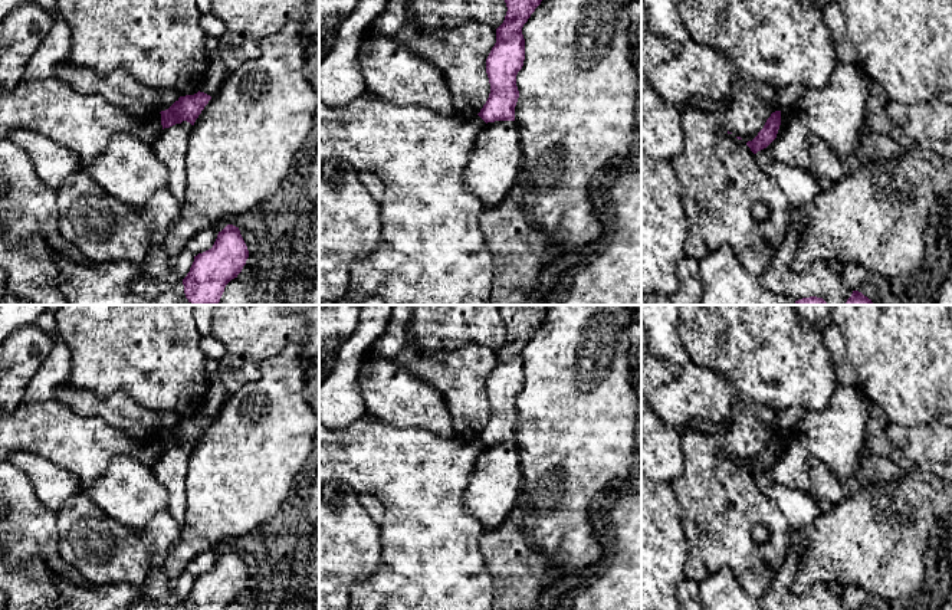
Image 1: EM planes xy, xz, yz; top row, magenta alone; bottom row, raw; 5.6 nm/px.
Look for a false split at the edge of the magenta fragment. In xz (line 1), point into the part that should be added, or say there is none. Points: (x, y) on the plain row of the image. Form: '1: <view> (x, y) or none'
1: none

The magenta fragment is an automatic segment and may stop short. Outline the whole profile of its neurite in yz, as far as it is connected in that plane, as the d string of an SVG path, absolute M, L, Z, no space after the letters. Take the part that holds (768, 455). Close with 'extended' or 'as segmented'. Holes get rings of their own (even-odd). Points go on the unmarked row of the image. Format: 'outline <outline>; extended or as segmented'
outline M775 433L766 442L764 450L758 455L758 458L752 463L748 463L746 468L751 470L754 476L766 470L777 460L779 447L781 433Z; as segmented

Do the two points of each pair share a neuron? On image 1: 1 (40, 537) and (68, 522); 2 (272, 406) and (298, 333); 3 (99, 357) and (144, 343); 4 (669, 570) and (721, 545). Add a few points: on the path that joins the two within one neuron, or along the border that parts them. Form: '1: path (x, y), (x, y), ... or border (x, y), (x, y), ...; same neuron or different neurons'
1: border (55, 512), (58, 553), (66, 561); different neurons
2: border (302, 348), (286, 346), (279, 353), (263, 360); different neurons
3: path (111, 350), (133, 348); same neuron
4: border (683, 528), (688, 543), (686, 576); different neurons

